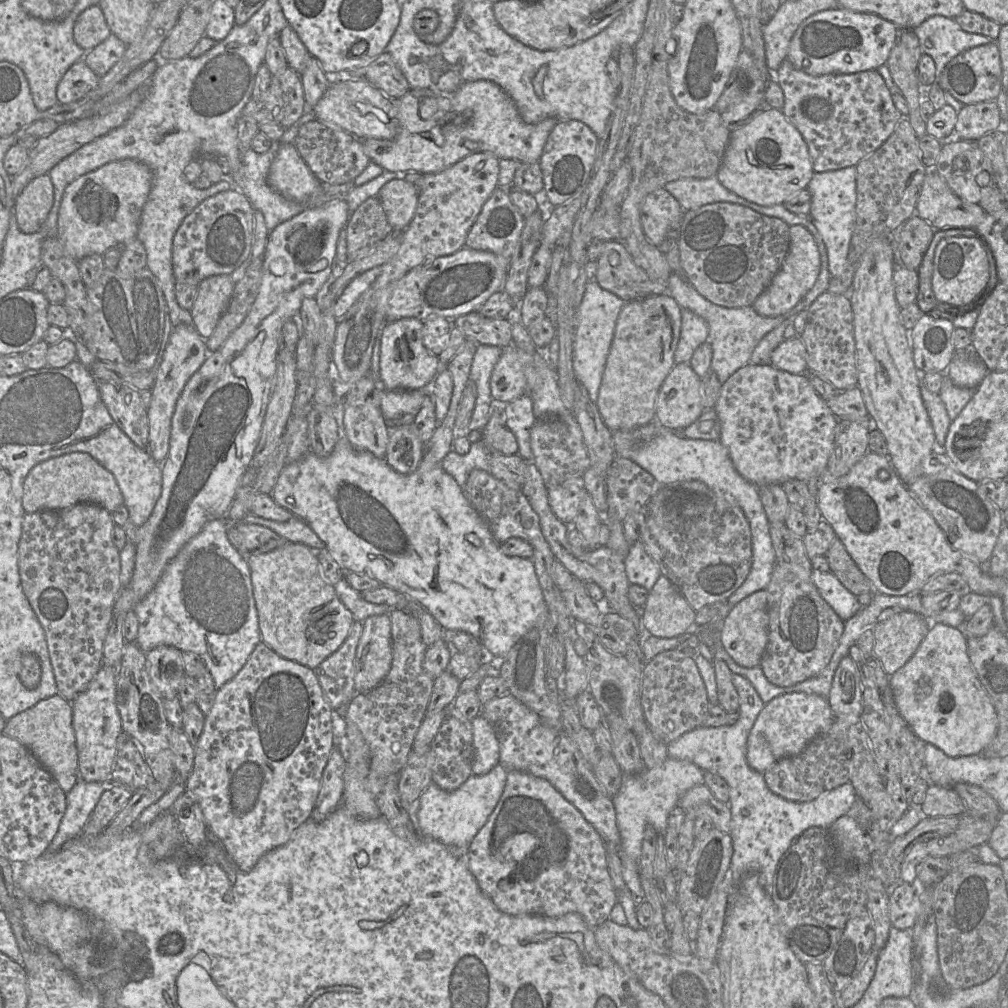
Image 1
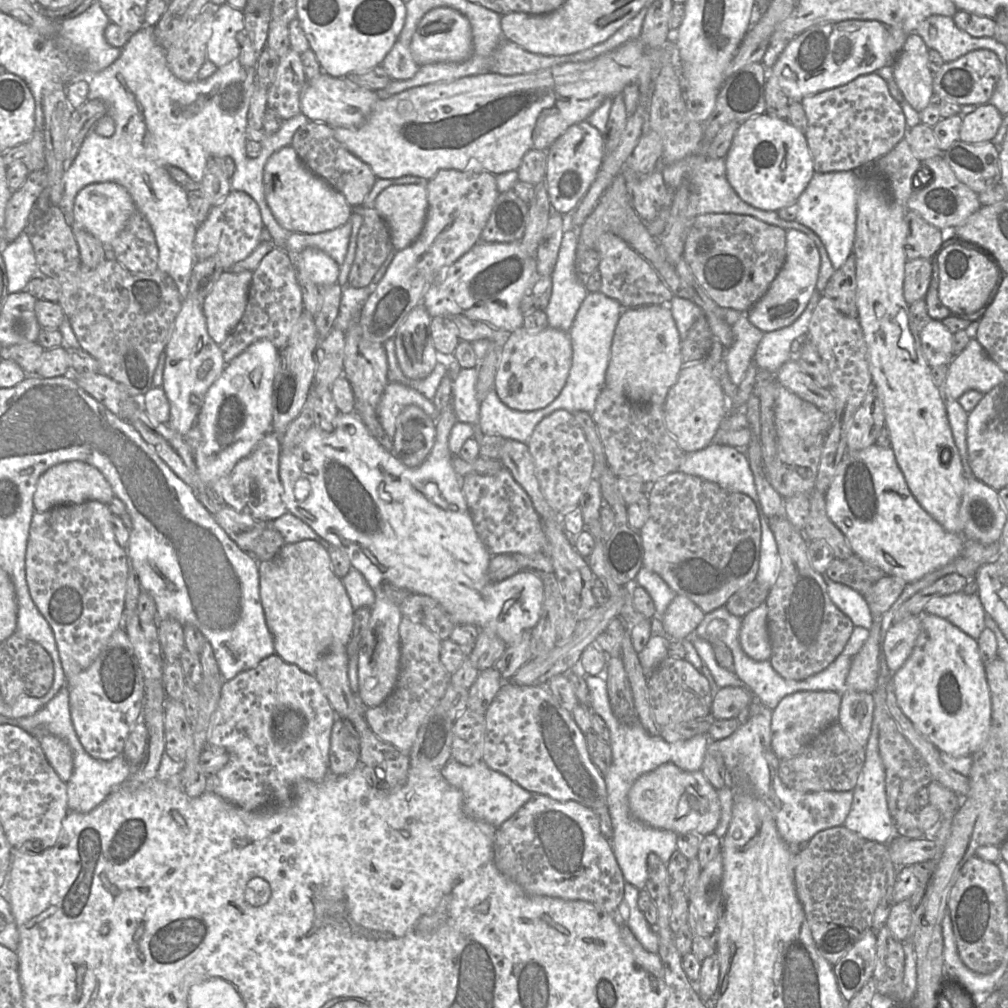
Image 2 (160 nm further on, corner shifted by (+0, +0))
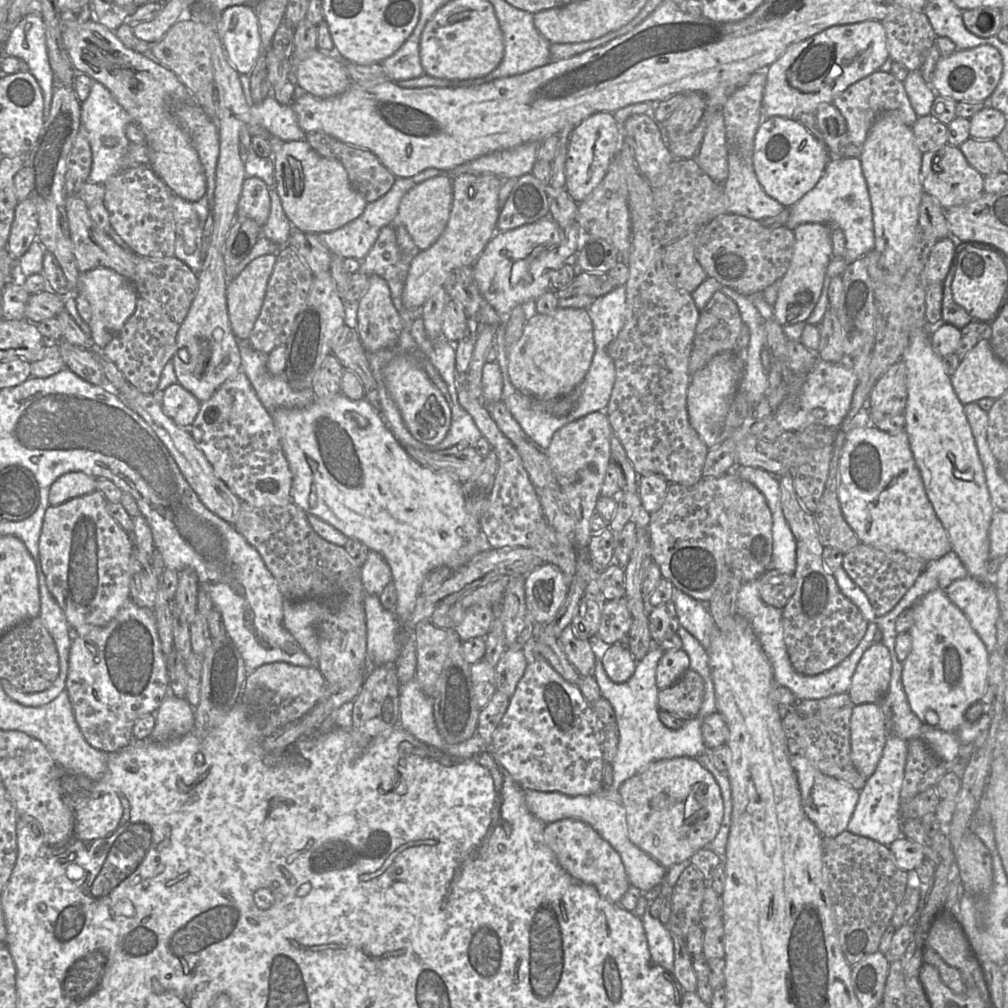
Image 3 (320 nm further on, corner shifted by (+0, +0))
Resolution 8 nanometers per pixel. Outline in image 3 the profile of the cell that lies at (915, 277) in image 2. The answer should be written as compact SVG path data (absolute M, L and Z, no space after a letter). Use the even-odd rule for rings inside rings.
M950 238L938 240L934 245L922 272L922 283L929 287L942 283L947 277L952 265L956 265L959 251Z

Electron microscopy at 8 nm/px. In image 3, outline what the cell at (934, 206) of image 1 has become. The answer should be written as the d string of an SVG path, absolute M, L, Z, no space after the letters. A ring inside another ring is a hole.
M949 144L923 154L921 179L924 193L935 197L945 211L972 202L984 193L984 176L968 163L959 147Z

